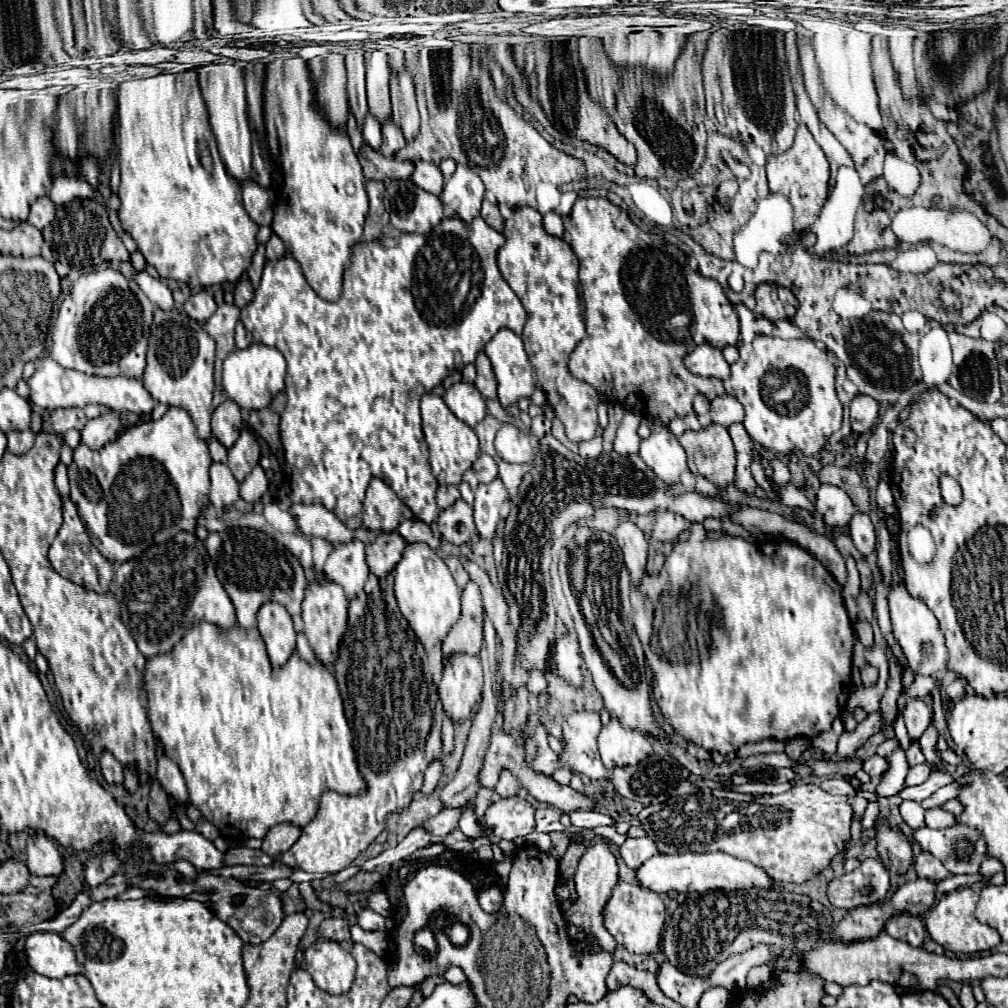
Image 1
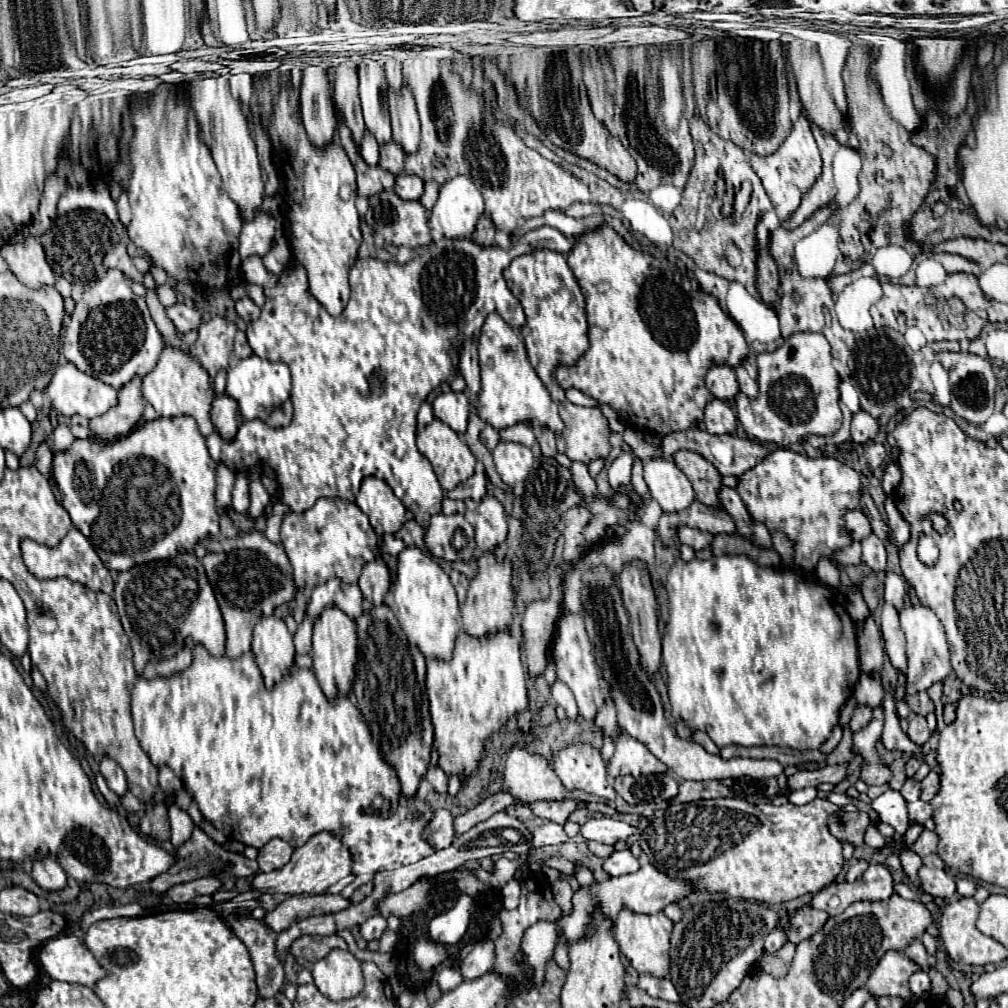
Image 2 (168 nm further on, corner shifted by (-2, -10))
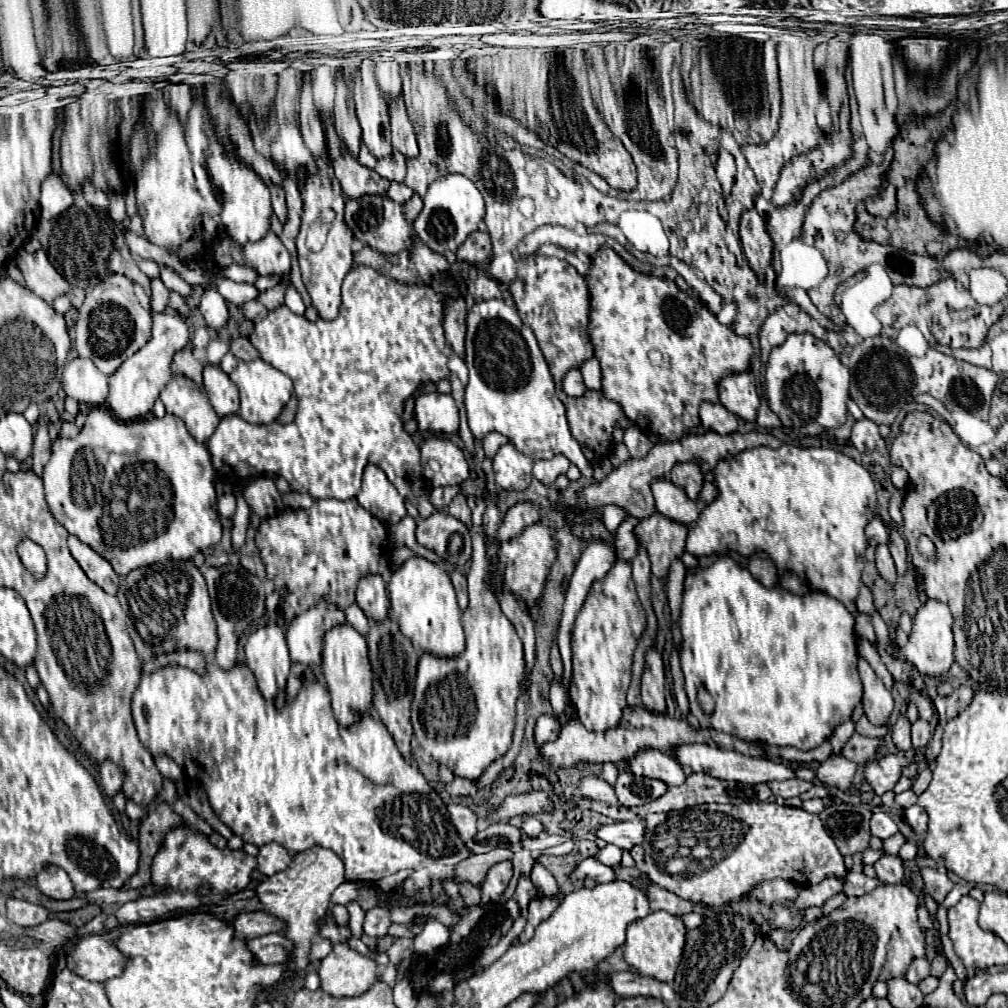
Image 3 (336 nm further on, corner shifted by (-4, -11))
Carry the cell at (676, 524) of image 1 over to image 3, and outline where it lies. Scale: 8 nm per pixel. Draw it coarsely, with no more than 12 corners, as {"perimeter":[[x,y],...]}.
{"perimeter":[[831,448],[713,470],[687,552],[767,552],[851,612],[871,474]]}

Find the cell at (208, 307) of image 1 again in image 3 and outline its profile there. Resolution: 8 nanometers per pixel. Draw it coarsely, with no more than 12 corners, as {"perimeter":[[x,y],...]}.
{"perimeter":[[153,316],[151,340],[109,378],[121,422],[151,412],[189,342],[187,318]]}

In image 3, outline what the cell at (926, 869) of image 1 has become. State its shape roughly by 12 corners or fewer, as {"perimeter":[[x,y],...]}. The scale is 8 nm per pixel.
{"perimeter":[[921,868],[925,890],[941,904],[953,888],[949,876]]}

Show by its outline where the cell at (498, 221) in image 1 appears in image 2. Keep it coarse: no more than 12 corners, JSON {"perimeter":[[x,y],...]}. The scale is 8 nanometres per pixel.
{"perimeter":[[483,215],[477,221],[471,241],[491,247],[495,225]]}

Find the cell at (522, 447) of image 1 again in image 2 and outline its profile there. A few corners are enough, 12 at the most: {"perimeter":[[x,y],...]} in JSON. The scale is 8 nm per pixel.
{"perimeter":[[499,443],[493,461],[503,483],[527,479],[533,453],[519,443]]}

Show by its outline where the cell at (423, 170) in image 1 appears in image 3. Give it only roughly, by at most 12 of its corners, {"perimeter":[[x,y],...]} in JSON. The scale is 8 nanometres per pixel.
{"perimeter":[[391,182],[387,196],[405,204],[415,192],[405,182]]}

